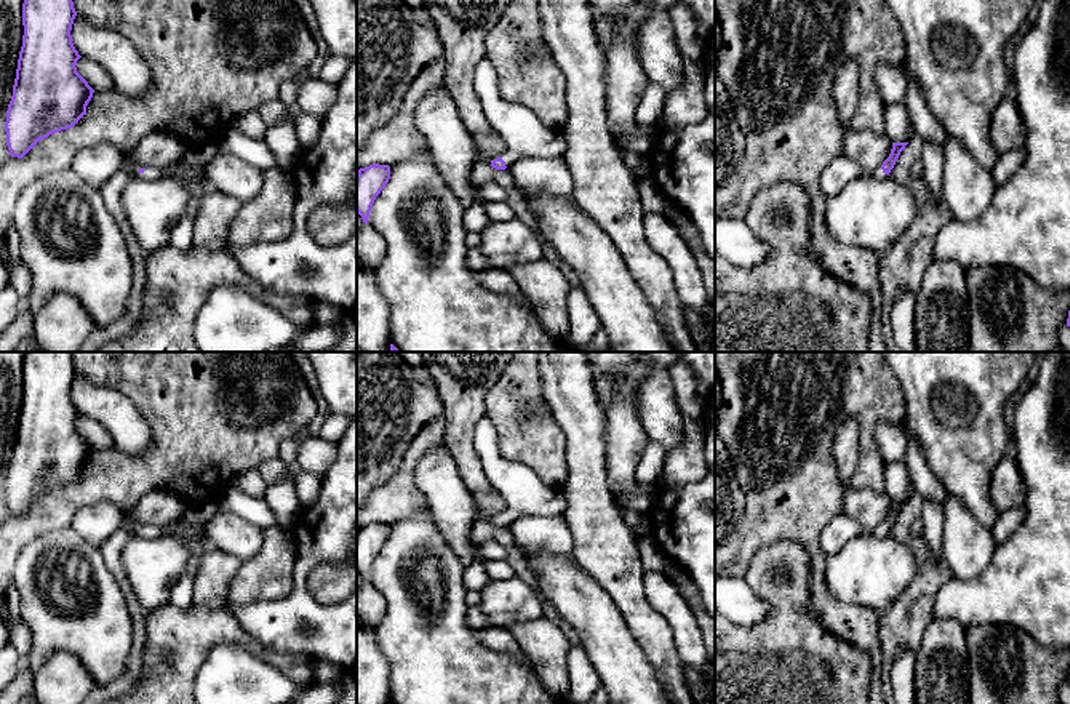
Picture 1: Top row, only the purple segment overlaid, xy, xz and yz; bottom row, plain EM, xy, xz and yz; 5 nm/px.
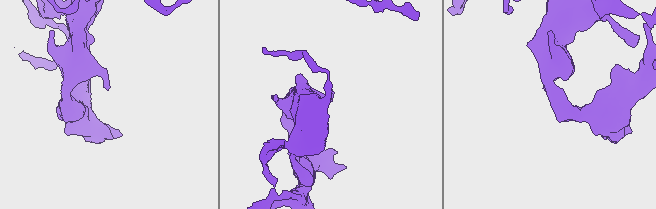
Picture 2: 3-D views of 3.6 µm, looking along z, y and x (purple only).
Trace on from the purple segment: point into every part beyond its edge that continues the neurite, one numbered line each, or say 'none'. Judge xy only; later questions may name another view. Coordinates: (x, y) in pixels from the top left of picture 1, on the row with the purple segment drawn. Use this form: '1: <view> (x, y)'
1: xy (195, 183)

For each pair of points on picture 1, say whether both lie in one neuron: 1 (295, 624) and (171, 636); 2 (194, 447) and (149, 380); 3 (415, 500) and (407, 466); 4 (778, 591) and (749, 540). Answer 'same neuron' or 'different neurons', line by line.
1: different neurons
2: same neuron
3: same neuron
4: different neurons

